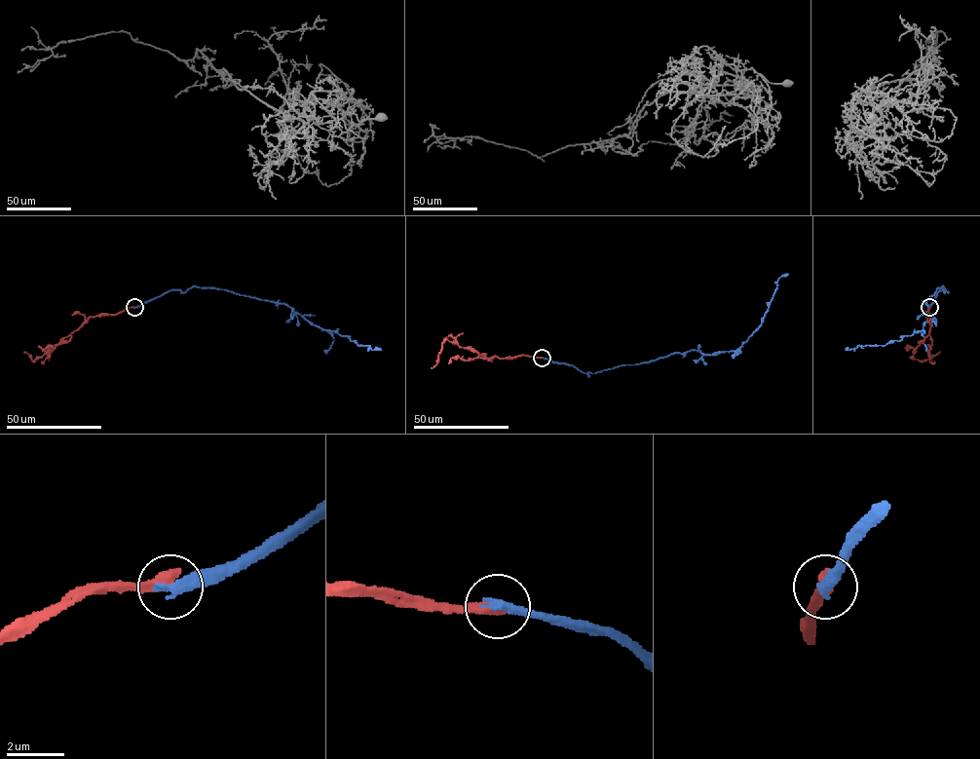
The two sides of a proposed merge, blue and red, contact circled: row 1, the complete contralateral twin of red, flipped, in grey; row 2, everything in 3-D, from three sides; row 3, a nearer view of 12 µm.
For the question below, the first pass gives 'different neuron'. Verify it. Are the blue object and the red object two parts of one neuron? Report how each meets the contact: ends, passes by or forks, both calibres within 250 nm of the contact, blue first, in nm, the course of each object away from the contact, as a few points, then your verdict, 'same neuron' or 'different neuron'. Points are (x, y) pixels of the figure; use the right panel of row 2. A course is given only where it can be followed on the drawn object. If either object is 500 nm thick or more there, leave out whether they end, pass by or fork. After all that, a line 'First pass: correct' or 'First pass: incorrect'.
blue ends there; red ends there; 360 nm thick on the blue side, 480 nm on the other; blue runs (929, 307), (936, 293), (944, 292), (943, 286), (922, 304), (926, 321), (923, 329), (884, 345), (846, 350); red runs (929, 307), (929, 333), (911, 358), (924, 360), (940, 352); different neuron
First pass: correct

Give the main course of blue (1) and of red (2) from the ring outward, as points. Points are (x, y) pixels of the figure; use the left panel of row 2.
1: (134, 307), (169, 290), (225, 289), (286, 304), (314, 324), (381, 350)
2: (134, 307), (116, 315), (92, 317), (71, 333), (68, 341), (54, 345), (34, 360), (24, 352)

